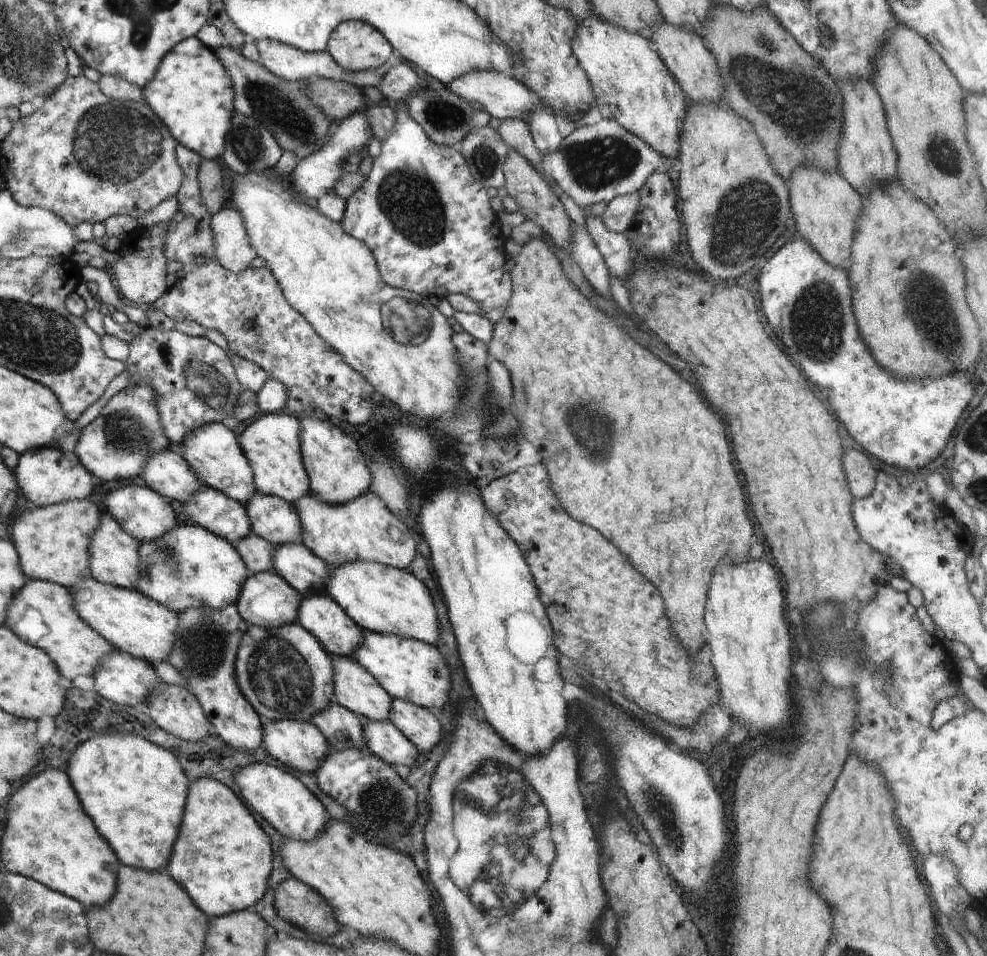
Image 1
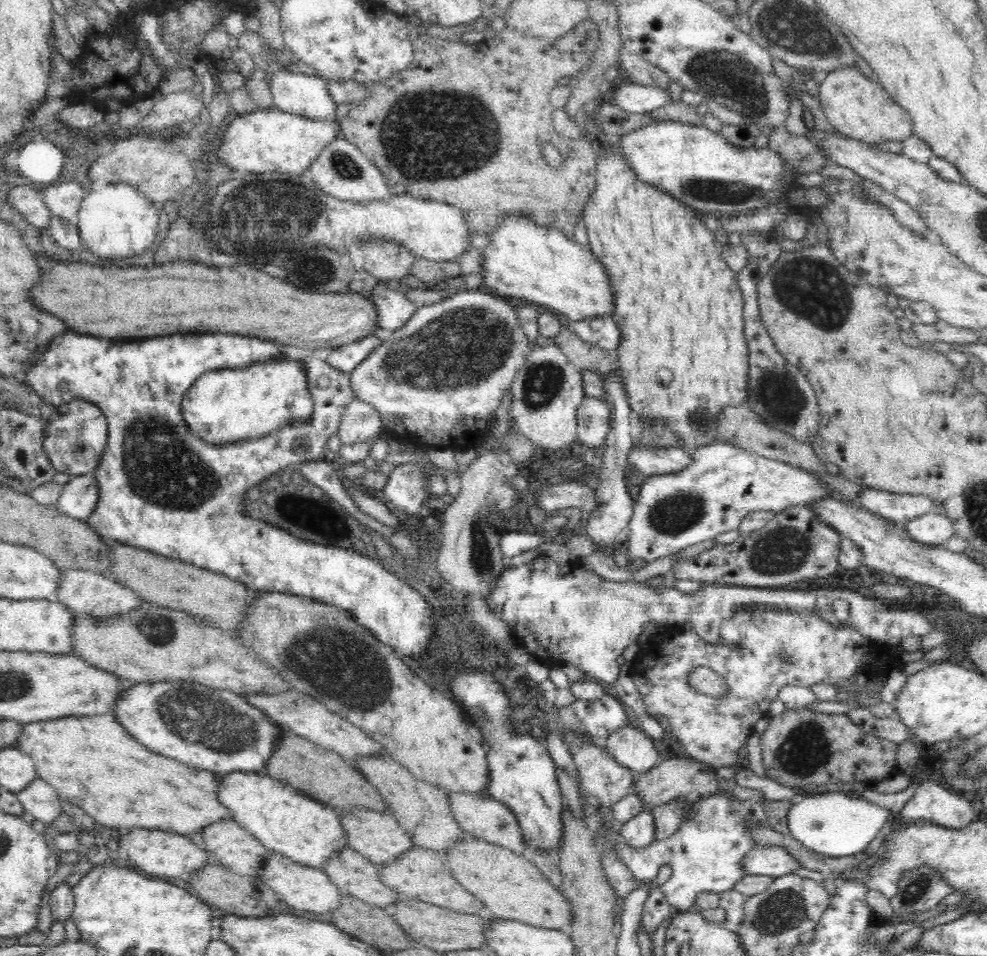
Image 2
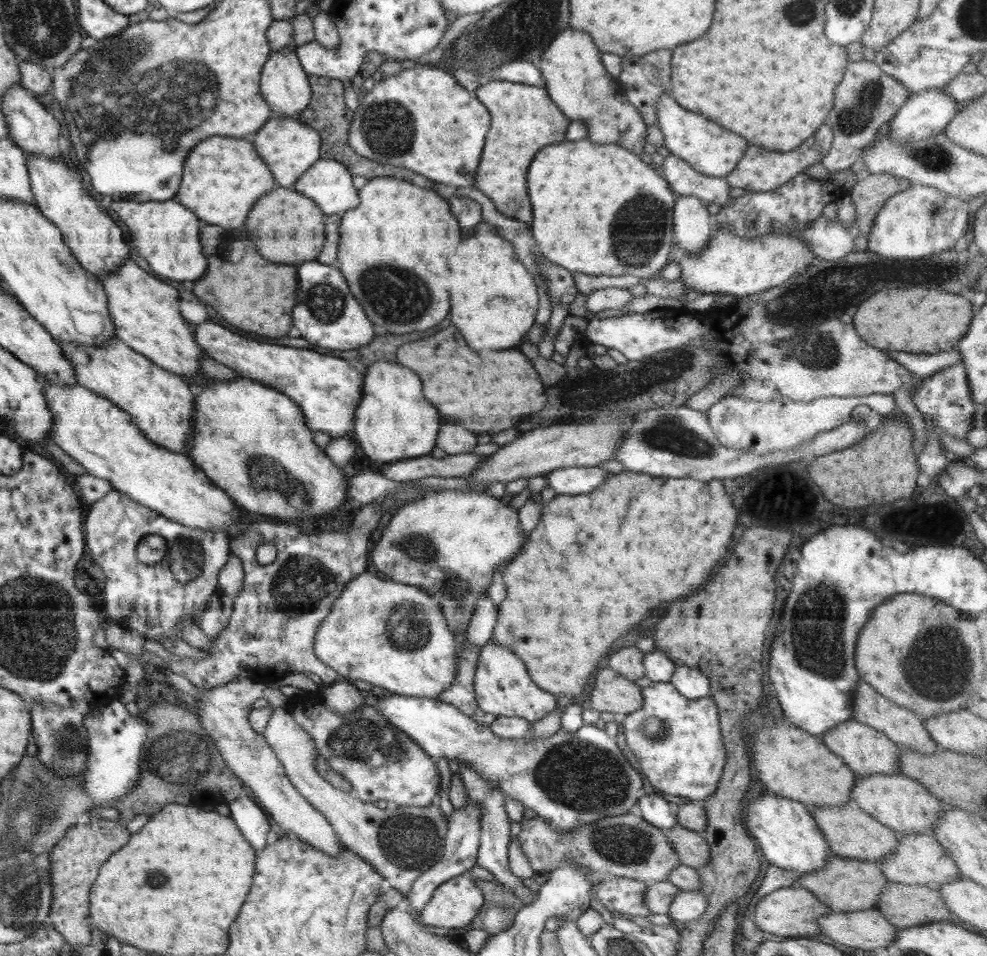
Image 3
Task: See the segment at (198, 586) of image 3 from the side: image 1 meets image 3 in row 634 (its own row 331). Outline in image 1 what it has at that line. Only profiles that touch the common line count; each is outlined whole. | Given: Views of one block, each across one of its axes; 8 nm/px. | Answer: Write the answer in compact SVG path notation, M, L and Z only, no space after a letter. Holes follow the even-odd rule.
M151 326L142 328L140 334L128 344L129 357L125 365L128 367L129 385L144 383L155 390L162 430L170 443L182 445L189 432L204 425L223 423L232 431L239 424L232 414L235 412L239 396L246 388L240 384L230 357L220 346L206 337L193 337L175 329L164 331Z

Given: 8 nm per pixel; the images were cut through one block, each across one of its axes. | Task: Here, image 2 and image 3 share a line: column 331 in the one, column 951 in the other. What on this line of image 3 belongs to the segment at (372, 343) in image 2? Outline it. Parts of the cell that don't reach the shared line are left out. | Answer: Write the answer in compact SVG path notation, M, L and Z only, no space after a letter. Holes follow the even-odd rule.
M957 349L946 352L907 353L904 351L891 351L890 358L904 366L914 378L920 381L933 375L938 370L963 362L962 354Z

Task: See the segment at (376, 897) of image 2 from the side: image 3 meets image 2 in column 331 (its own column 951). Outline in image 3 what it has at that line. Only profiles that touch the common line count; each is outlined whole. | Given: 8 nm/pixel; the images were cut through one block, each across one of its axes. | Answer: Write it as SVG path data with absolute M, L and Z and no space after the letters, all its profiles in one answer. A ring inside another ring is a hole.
M910 833L898 835L898 838L898 846L894 852L888 853L886 857L878 861L880 870L888 881L911 886L937 887L963 877L958 866L954 864L954 860L950 858L950 854L946 852L946 848L940 846L931 834Z

